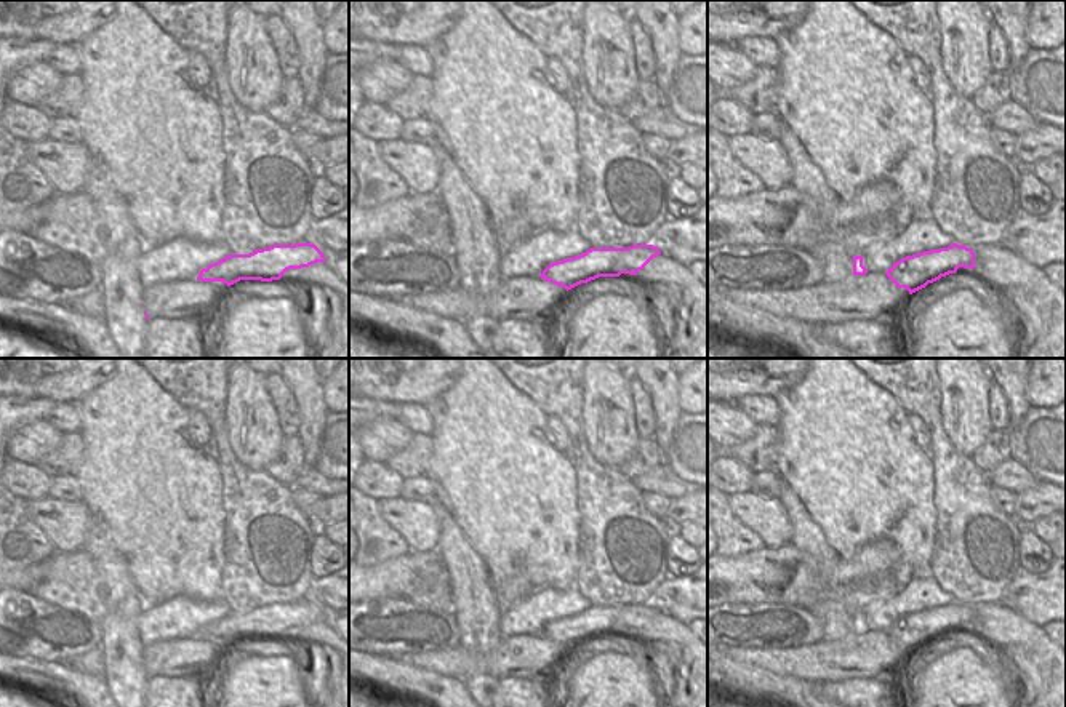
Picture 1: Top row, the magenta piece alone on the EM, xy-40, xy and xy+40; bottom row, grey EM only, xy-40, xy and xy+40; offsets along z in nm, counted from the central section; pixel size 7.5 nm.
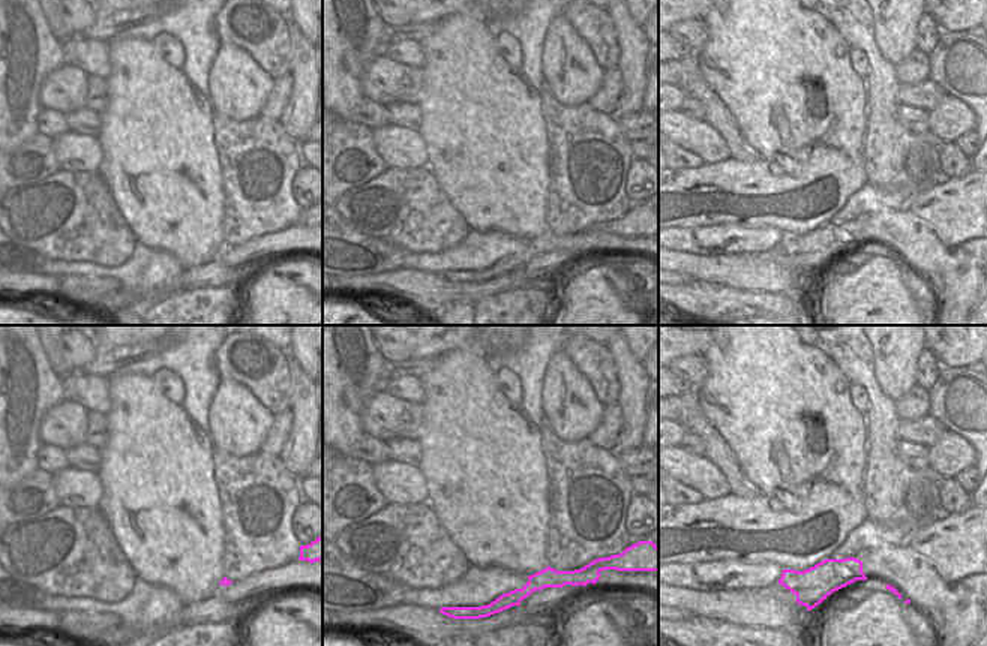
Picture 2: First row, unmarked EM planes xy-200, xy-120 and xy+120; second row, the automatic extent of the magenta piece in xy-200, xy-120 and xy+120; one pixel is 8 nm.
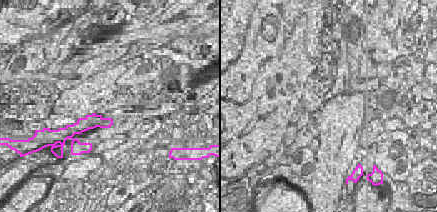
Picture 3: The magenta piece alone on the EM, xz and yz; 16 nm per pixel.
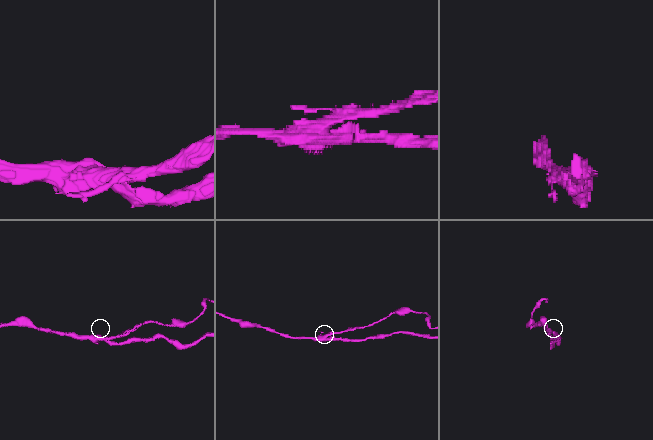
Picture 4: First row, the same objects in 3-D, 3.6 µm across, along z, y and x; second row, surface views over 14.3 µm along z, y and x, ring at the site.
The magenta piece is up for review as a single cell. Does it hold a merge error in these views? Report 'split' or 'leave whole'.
split

